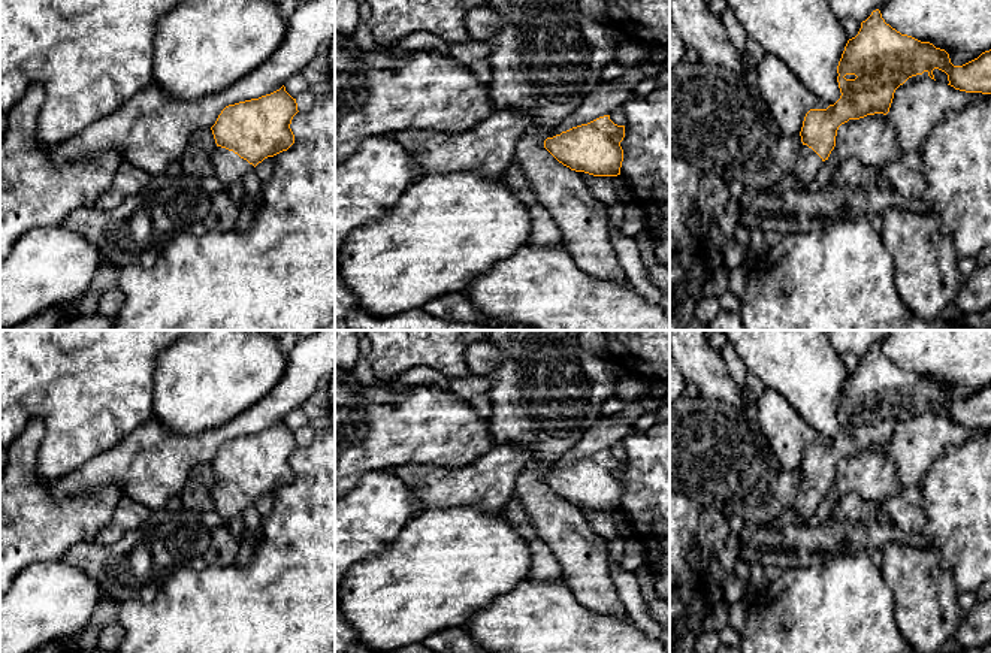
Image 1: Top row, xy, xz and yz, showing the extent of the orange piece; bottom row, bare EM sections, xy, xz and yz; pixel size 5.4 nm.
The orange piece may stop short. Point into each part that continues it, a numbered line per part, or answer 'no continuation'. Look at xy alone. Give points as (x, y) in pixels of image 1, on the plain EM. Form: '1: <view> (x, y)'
1: xy (229, 502)

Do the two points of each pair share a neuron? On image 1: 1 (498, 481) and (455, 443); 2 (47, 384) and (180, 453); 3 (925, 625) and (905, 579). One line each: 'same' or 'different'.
1: different
2: different
3: same

